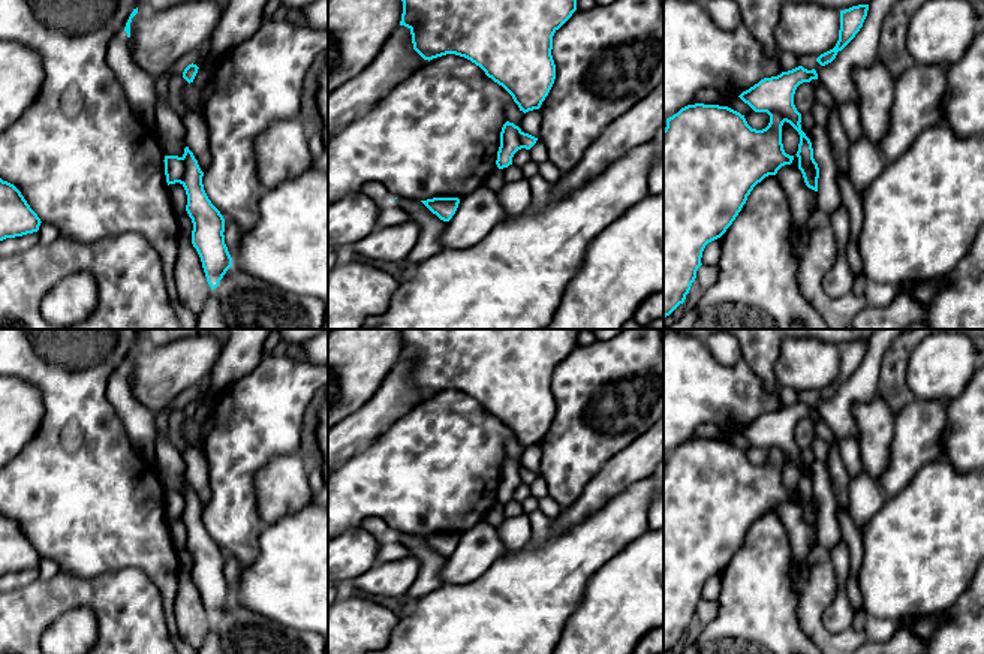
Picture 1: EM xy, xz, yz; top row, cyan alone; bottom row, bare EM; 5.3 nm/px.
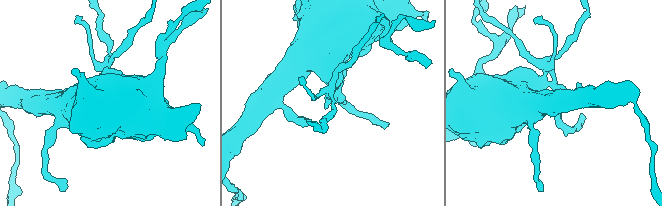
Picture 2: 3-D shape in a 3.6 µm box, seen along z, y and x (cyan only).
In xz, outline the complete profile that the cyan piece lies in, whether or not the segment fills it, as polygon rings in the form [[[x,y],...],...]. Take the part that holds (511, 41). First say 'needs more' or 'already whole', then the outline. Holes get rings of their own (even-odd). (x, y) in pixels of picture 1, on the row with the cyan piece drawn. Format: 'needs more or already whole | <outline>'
already whole | [[[401,0],[400,25],[410,30],[413,49],[433,60],[446,54],[464,57],[479,66],[488,78],[502,85],[524,114],[539,109],[548,96],[556,64],[551,55],[554,33],[577,10],[577,0]]]

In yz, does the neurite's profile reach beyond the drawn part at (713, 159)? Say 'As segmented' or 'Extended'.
As segmented

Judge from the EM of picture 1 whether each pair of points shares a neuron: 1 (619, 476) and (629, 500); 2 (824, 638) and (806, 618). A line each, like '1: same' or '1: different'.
1: different
2: same

